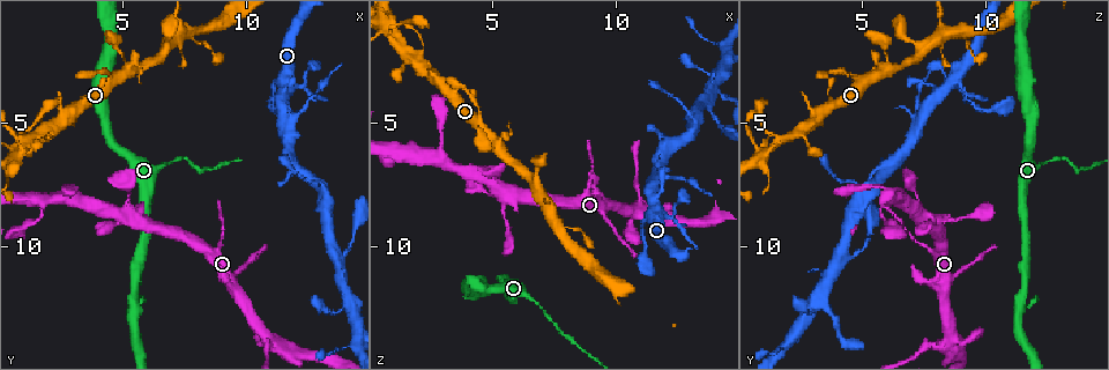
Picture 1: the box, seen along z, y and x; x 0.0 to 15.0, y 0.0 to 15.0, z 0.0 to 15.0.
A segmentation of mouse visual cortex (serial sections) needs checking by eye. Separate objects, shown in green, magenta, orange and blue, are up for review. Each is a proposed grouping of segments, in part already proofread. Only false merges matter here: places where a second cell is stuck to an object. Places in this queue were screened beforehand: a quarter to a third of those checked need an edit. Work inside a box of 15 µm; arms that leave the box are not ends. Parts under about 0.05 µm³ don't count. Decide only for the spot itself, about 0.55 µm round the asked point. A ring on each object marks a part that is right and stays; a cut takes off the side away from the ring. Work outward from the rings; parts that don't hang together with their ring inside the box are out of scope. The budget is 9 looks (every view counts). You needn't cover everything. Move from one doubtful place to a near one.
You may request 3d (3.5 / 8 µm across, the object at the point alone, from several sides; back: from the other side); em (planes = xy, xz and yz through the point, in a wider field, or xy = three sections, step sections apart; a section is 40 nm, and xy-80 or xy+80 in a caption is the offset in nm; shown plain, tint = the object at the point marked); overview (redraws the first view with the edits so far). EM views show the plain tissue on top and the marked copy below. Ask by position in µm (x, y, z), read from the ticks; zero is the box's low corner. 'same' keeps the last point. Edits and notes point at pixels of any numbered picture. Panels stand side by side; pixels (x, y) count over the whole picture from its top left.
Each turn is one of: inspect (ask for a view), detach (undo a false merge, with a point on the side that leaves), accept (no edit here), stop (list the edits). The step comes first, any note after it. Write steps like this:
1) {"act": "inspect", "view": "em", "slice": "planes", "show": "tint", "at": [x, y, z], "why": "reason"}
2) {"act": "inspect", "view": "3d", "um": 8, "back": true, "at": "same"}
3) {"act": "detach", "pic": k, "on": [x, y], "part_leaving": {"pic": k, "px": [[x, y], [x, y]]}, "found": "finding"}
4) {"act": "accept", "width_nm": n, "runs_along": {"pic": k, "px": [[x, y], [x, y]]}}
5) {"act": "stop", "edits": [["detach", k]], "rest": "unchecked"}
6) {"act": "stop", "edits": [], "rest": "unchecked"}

{"act": "inspect", "view": "3d", "um": 3.5, "at": [12.3, 4.5, 7.2], "why": "thin neck"}

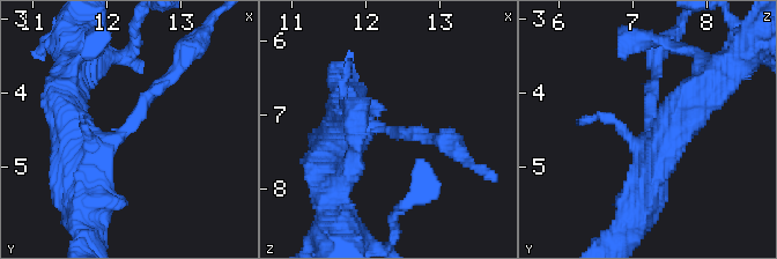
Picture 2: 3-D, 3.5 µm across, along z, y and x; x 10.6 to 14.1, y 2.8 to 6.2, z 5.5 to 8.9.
{"act": "inspect", "view": "em", "slice": "xy", "step": 5, "show": "tint", "at": [12.30, 4.45, 7.15]}

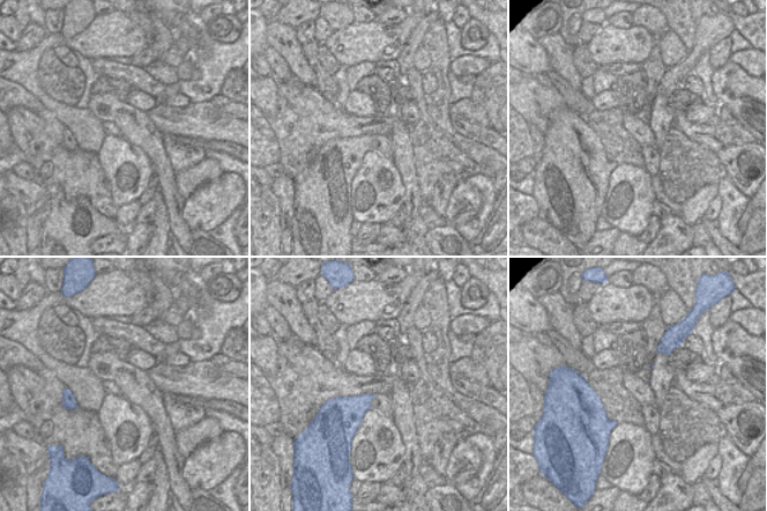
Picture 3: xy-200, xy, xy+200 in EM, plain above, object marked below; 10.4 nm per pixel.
{"act": "detach", "pic": 2, "on": [149, 95], "width_nm": 180, "part_leaving": {"pic": 2, "px": [[126, 128], [140, 103], [198, 39]]}, "found": "a second cell is stuck on"}

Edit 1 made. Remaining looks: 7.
{"act": "inspect", "view": "overview"}

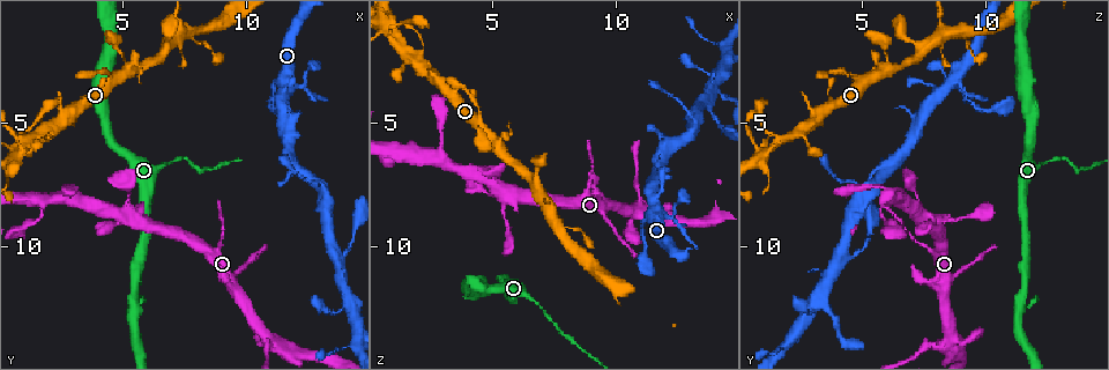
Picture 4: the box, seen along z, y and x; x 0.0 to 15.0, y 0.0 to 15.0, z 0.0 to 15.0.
{"act": "inspect", "view": "em", "slice": "planes", "show": "tint", "at": [6.7, 6.6, 12.3], "why": "thick turns thin"}

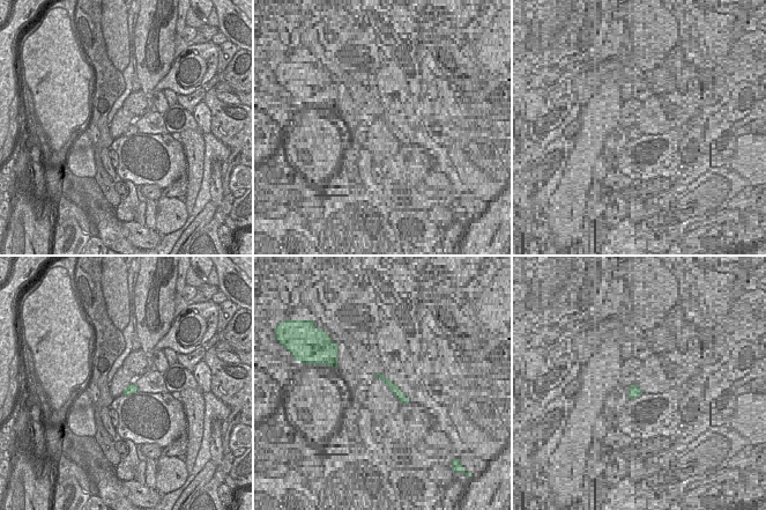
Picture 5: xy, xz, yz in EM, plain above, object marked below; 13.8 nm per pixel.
{"act": "inspect", "view": "3d", "um": 3.5, "at": "same", "why": "see where the arms go"}

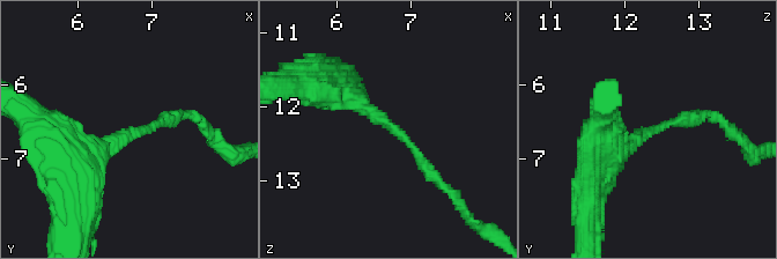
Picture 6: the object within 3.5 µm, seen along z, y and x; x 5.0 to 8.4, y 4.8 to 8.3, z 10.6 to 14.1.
{"act": "accept", "width_nm": 140, "runs_along": {"pic": 6, "px": [[327, 84], [387, 123], [437, 179]]}, "found": "continuous, no second cell"}

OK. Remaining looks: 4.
{"act": "inspect", "view": "3d", "um": 3.5, "at": [1.7, 8.1, 6.1], "why": "three arms meet"}

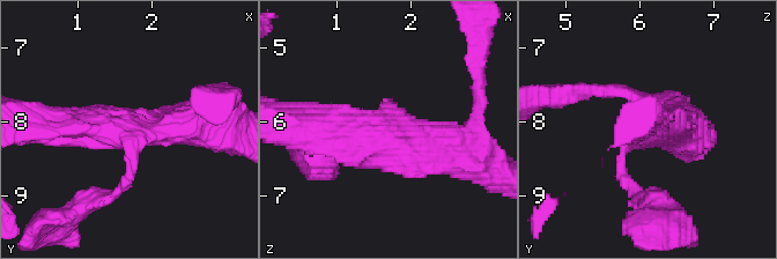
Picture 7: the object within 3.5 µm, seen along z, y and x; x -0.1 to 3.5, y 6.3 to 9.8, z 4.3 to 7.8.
{"act": "inspect", "view": "em", "slice": "xy", "step": 1, "show": "tint", "at": [1.70, 8.10, 6.20], "arms": 3, "arm_widths_nm": [150, 500, 600], "why": "need the tissue"}

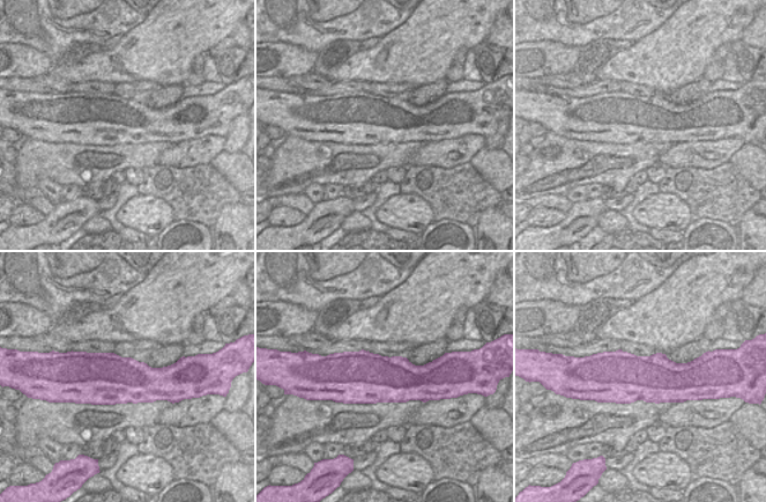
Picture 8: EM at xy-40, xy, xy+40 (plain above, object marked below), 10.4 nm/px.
{"act": "inspect", "view": "em", "slice": "xy", "step": 2, "show": "tint", "at": "same", "why": "cut it another way"}

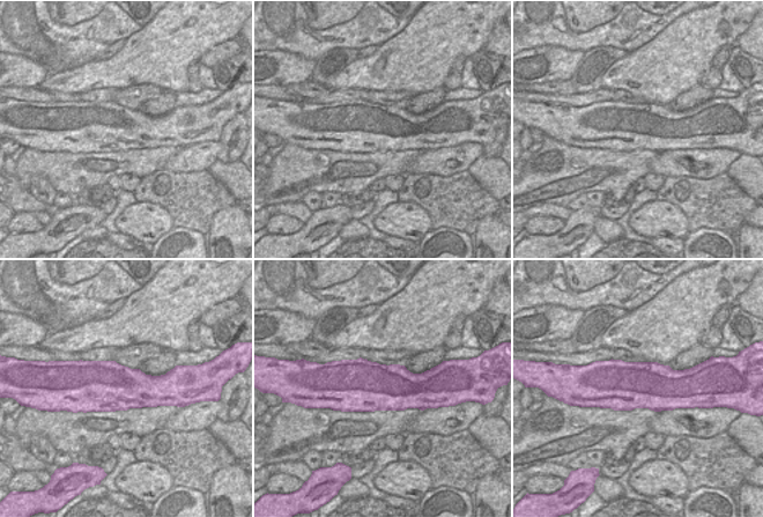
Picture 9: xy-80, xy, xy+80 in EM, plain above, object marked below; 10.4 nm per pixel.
{"act": "accept", "width_nm": 550, "runs_along": {"pic": 7, "px": [[463, 156], [310, 130]]}, "found": "continuous, no second cell"}

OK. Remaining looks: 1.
{"act": "stop", "edits": [["detach", 2]], "rest": "unchecked"}

